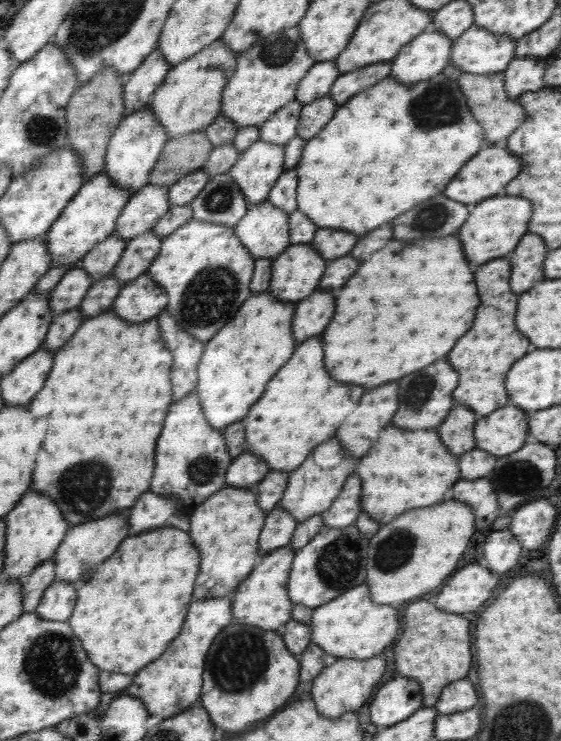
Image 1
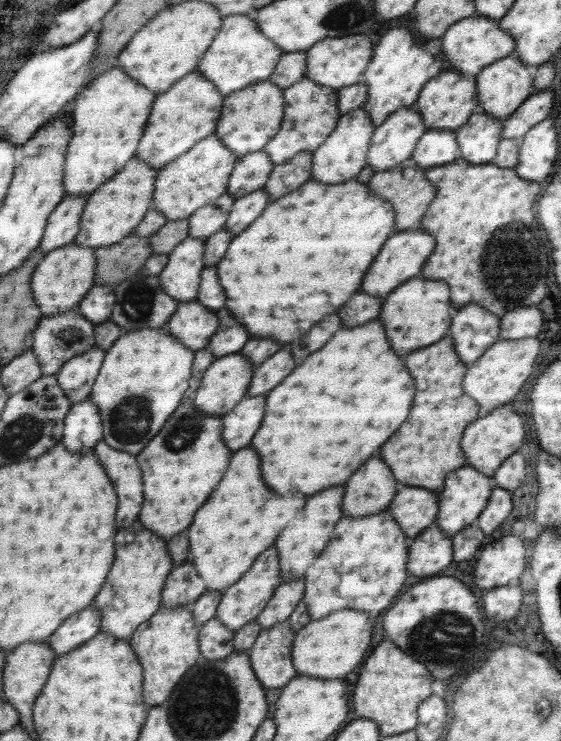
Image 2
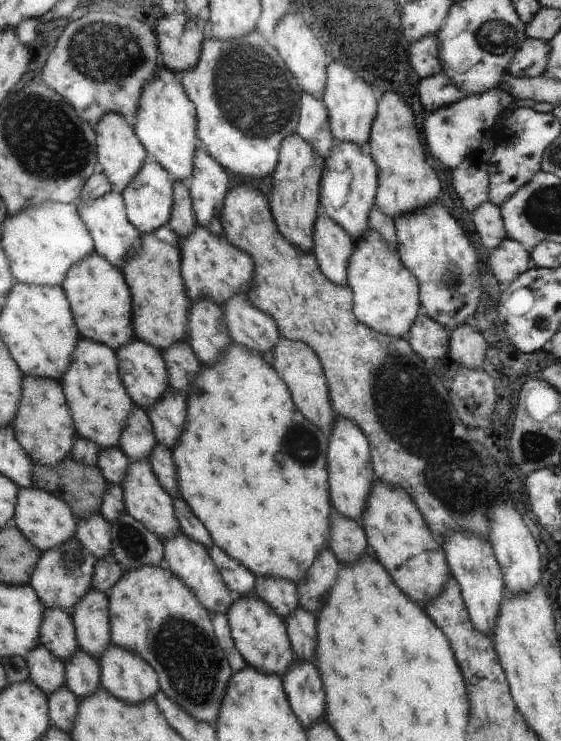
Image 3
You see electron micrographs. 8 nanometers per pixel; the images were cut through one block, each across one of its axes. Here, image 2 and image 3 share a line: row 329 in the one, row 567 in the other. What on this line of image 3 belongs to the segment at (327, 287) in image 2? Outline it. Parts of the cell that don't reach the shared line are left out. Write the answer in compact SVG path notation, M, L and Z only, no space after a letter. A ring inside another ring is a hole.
M230 340L230 344L220 352L220 358L214 366L201 364L200 372L196 374L196 380L192 382L196 392L190 396L188 394L188 418L186 418L186 430L180 436L180 444L172 451L172 460L176 468L178 477L178 488L181 498L192 509L196 518L204 524L208 530L213 544L222 548L228 556L232 556L236 562L240 562L244 568L248 568L256 576L272 576L272 578L282 578L290 582L302 582L304 574L316 560L318 552L328 546L328 536L330 536L330 496L328 496L328 468L326 468L326 452L328 452L328 440L320 432L320 428L312 426L310 420L306 420L292 400L290 391L281 376L274 370L273 366L268 364L262 356L250 352L248 348L236 344Z

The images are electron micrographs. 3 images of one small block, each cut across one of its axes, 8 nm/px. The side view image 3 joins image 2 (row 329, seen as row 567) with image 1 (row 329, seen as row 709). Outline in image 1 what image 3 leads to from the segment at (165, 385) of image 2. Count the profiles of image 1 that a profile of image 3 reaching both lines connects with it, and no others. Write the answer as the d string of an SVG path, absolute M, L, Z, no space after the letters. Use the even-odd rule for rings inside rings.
M190 219L165 237L161 237L160 252L156 255L147 274L168 296L166 310L170 312L180 328L192 338L207 343L236 314L242 302L250 296L250 281L254 274L255 261L252 254L240 244L238 236L234 234L234 227L212 224L212 222L198 222Z

